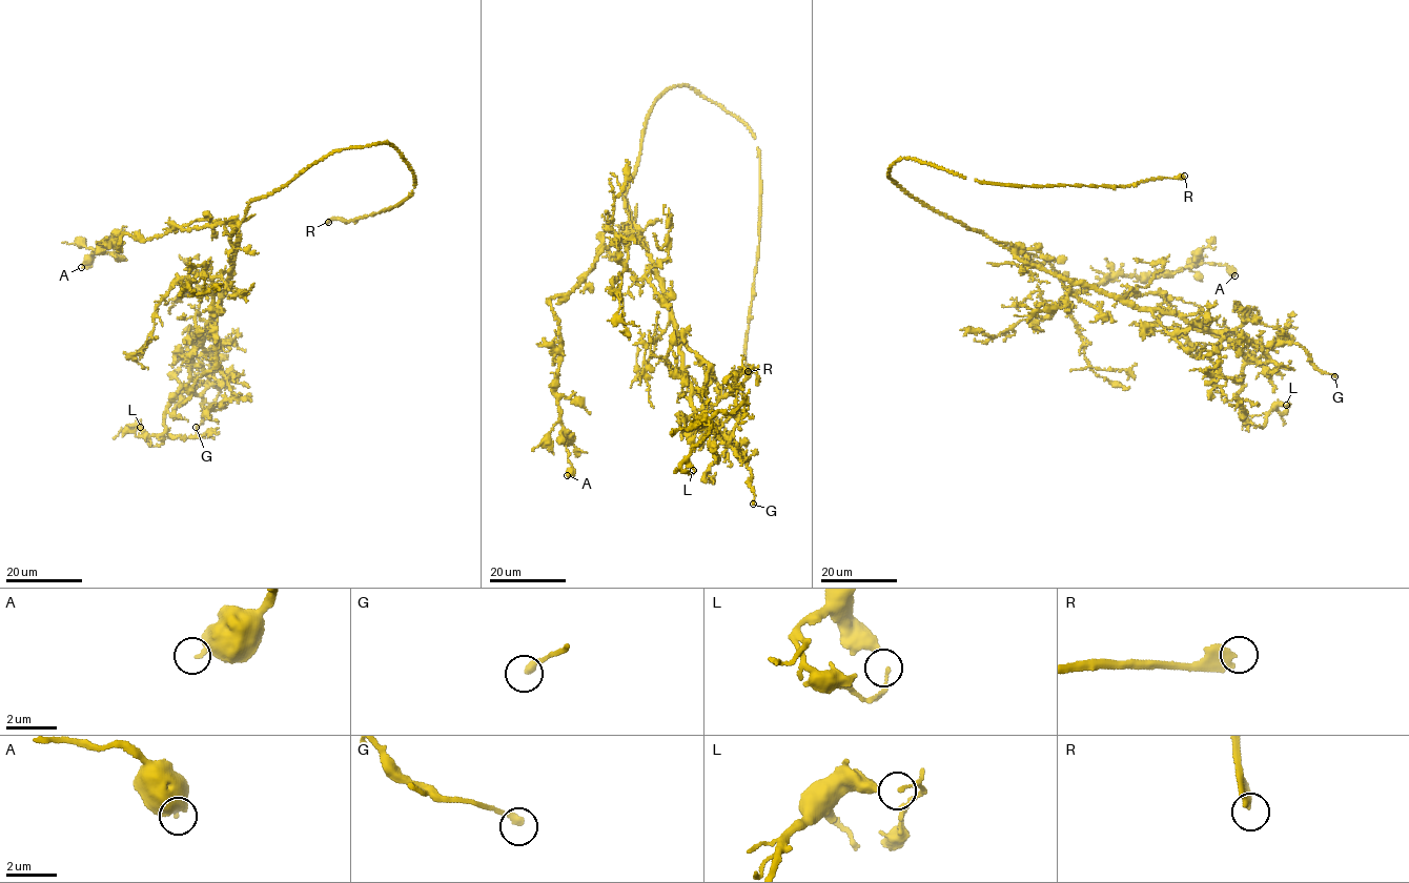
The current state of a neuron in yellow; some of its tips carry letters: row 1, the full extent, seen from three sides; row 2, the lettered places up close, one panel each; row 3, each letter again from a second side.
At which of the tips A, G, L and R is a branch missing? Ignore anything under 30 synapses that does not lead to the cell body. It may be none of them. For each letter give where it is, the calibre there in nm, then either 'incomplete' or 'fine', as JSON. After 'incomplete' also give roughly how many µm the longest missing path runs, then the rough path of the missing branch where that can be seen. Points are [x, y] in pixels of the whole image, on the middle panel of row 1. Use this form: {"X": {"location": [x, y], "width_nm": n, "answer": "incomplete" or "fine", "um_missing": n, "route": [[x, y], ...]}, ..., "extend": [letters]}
{"A": {"location": [567, 475], "width_nm": 320, "answer": "fine"}, "G": {"location": [753, 504], "width_nm": 260, "answer": "fine"}, "L": {"location": [693, 470], "width_nm": 80, "answer": "fine"}, "R": {"location": [748, 371], "width_nm": 360, "answer": "incomplete", "um_missing": 80}, "extend": ["R"]}

